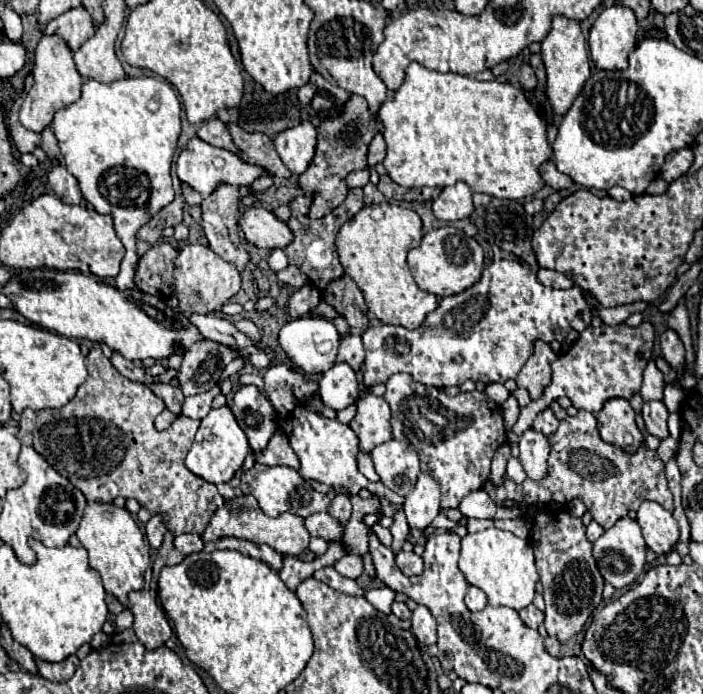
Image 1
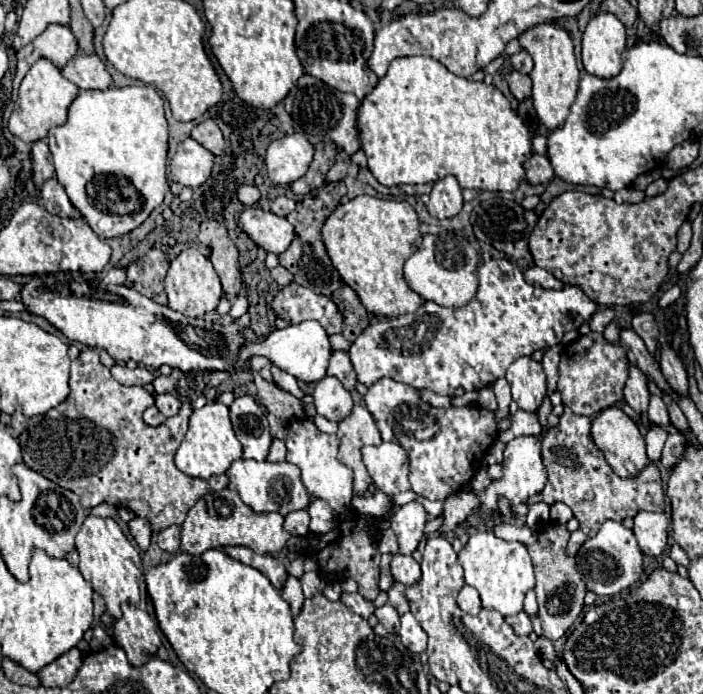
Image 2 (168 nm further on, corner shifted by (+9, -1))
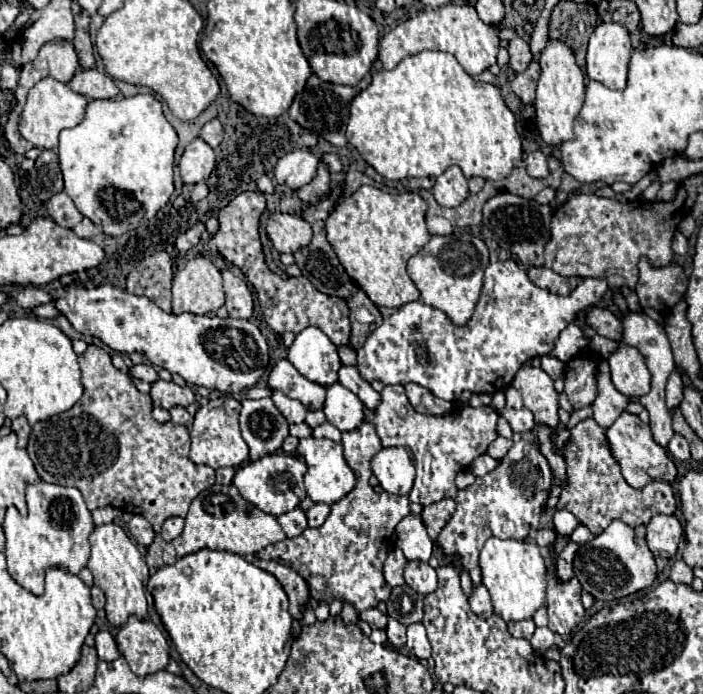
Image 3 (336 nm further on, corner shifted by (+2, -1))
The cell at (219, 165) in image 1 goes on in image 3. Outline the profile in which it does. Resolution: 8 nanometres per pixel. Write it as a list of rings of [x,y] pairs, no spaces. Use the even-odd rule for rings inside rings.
[[[201,138],[193,140],[179,160],[179,172],[185,184],[197,184],[201,180],[207,180],[213,168],[215,168],[215,152]]]

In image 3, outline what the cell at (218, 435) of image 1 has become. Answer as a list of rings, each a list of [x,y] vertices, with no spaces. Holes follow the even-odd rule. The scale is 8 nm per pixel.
[[[217,396],[205,402],[193,418],[191,426],[191,454],[189,458],[195,464],[205,464],[211,468],[221,468],[221,466],[231,466],[237,468],[249,458],[249,446],[245,444],[241,430],[239,430],[239,410],[241,404],[233,396]]]

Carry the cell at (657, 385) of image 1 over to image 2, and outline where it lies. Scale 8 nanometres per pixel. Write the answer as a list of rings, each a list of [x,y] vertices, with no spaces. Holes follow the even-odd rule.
[[[660,394],[650,396],[650,408],[648,408],[648,420],[654,424],[668,424],[668,412],[666,404],[662,402]]]

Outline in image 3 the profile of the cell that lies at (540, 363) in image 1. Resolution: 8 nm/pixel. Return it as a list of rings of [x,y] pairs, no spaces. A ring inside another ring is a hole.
[[[523,366],[513,378],[513,388],[523,396],[523,406],[533,412],[535,424],[557,428],[559,426],[559,402],[553,388],[553,380],[535,366]]]

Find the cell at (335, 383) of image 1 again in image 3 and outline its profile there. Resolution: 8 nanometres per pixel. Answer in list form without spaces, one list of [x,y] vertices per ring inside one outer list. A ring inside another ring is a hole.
[[[339,382],[327,388],[327,400],[323,406],[327,422],[337,426],[341,432],[355,430],[359,422],[365,420],[363,416],[363,402]]]

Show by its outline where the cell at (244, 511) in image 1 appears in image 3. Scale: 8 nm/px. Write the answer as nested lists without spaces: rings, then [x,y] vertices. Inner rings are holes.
[[[213,484],[211,488],[203,490],[189,506],[189,512],[185,516],[185,528],[179,538],[175,538],[173,548],[177,556],[187,556],[191,552],[197,552],[201,548],[211,548],[211,550],[227,550],[235,552],[241,556],[255,554],[263,550],[269,544],[275,544],[285,538],[285,532],[281,530],[279,522],[275,516],[265,514],[257,506],[251,506],[239,490],[235,490],[233,484],[221,486]]]

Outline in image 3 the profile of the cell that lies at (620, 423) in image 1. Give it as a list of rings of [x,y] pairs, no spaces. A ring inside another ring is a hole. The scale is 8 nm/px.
[[[623,412],[609,428],[607,428],[607,440],[611,444],[611,452],[617,458],[623,478],[627,480],[627,484],[631,484],[633,488],[643,488],[653,480],[661,480],[661,482],[673,482],[677,478],[677,466],[673,464],[673,460],[669,458],[667,450],[663,446],[659,446],[653,440],[651,428],[647,424],[643,424],[639,420],[639,416]]]

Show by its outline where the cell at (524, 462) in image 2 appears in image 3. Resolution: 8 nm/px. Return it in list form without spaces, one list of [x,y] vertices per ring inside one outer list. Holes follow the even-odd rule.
[[[527,440],[515,442],[511,450],[499,460],[495,470],[487,472],[481,478],[475,478],[471,486],[457,492],[455,496],[457,508],[435,540],[439,554],[451,556],[453,560],[449,564],[455,566],[459,572],[467,570],[473,580],[473,586],[481,584],[479,550],[483,548],[487,538],[495,536],[495,538],[525,540],[531,530],[537,530],[541,512],[549,498],[551,480],[553,476],[549,462],[535,448],[535,444]]]

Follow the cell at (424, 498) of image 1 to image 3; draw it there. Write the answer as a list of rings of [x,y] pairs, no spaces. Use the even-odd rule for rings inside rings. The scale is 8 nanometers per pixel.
[[[409,514],[397,524],[397,546],[403,550],[407,560],[427,562],[433,554],[433,542],[427,536],[421,516]]]

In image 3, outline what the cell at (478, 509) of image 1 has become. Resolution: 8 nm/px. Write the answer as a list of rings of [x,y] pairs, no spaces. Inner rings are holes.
[[[309,436],[309,438],[301,438],[297,450],[301,454],[301,460],[309,466],[309,470],[305,474],[305,490],[313,502],[335,504],[337,500],[341,500],[343,496],[347,496],[353,490],[357,480],[355,480],[353,470],[347,466],[347,462],[343,458],[341,444],[335,444],[333,440],[327,440],[327,438],[315,440],[313,436]]]

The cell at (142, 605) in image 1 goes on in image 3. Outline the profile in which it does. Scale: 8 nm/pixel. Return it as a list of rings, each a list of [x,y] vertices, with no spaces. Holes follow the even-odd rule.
[[[131,616],[127,624],[119,628],[115,642],[131,672],[139,678],[165,670],[169,664],[169,644],[161,630],[149,620]]]

